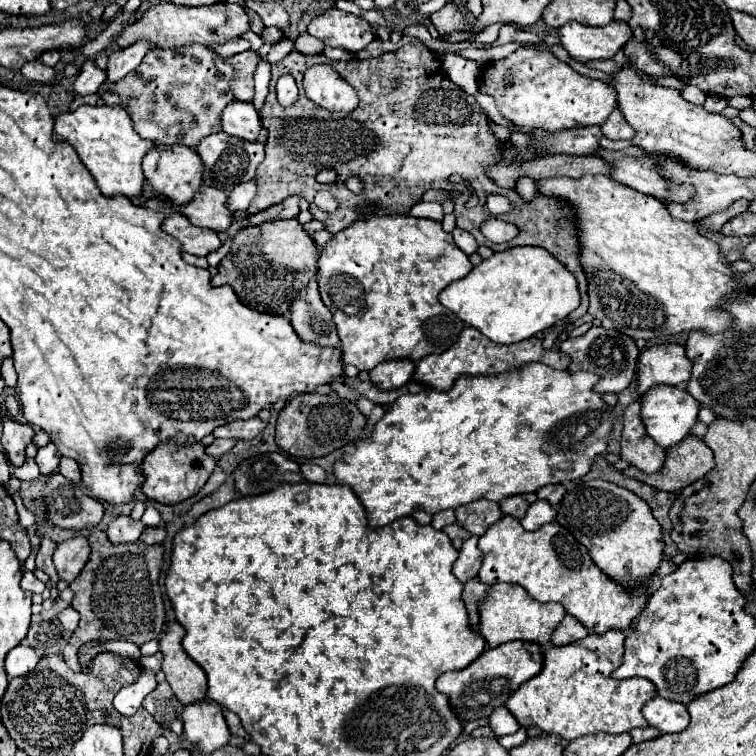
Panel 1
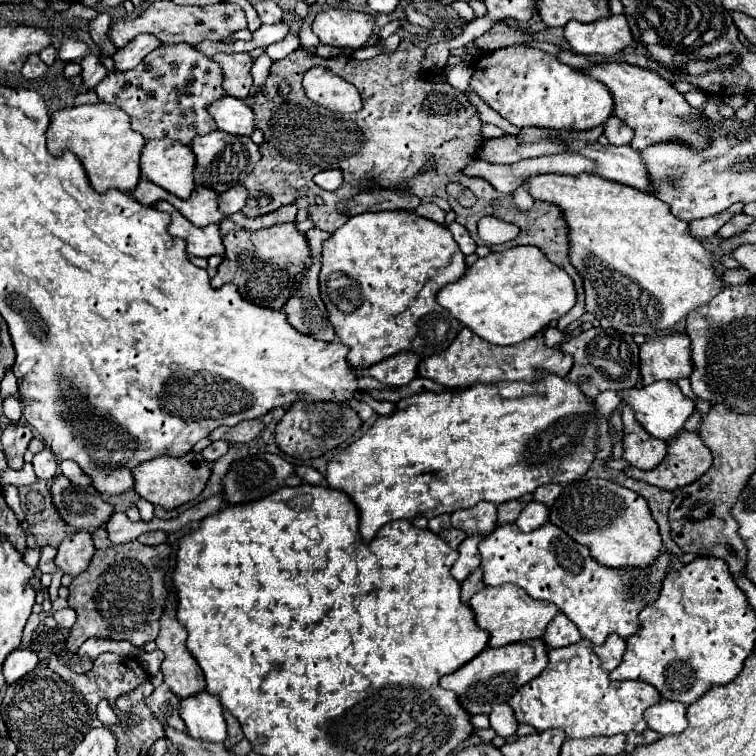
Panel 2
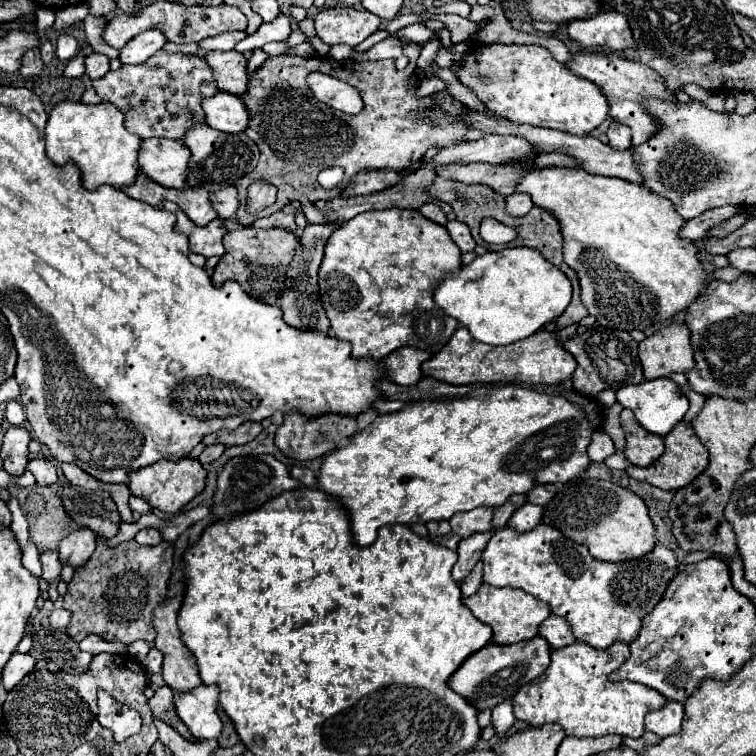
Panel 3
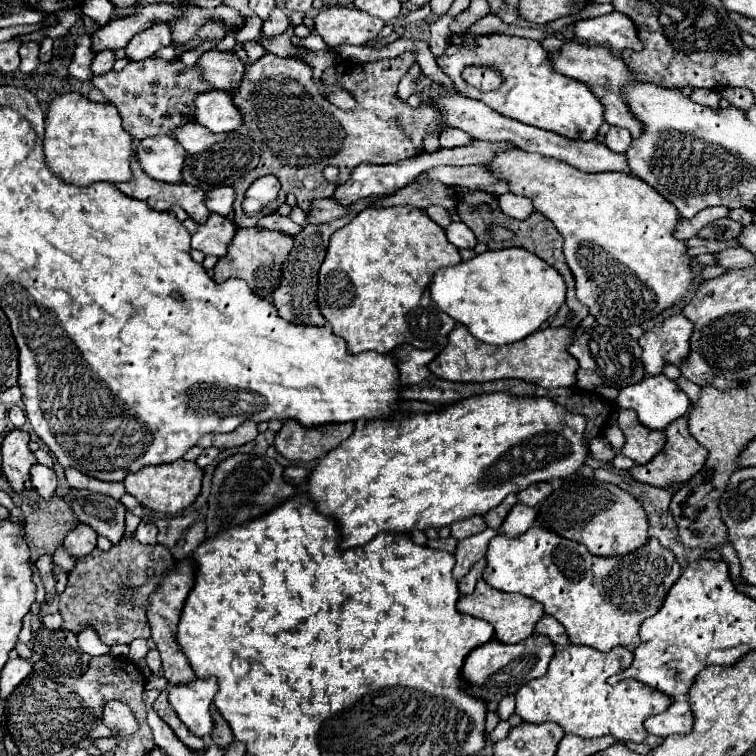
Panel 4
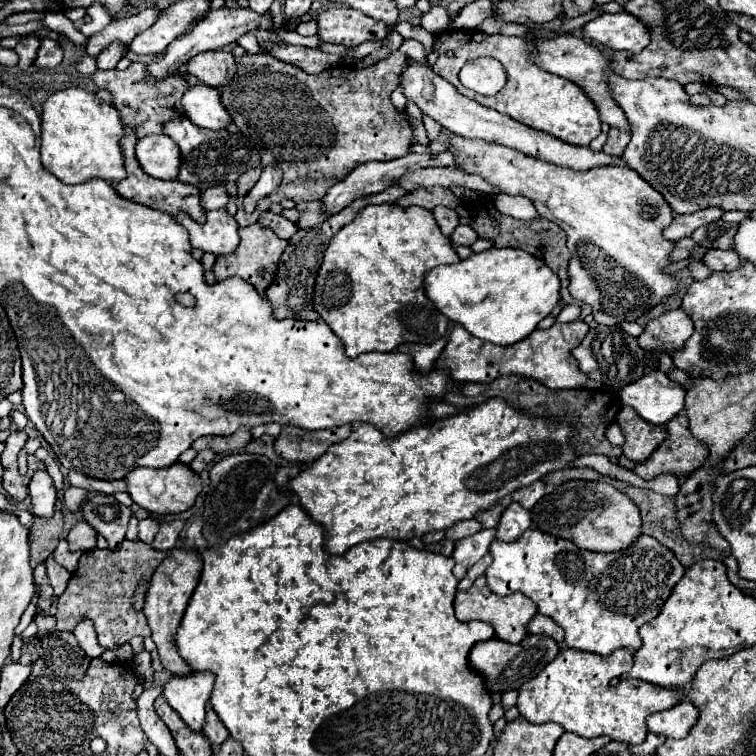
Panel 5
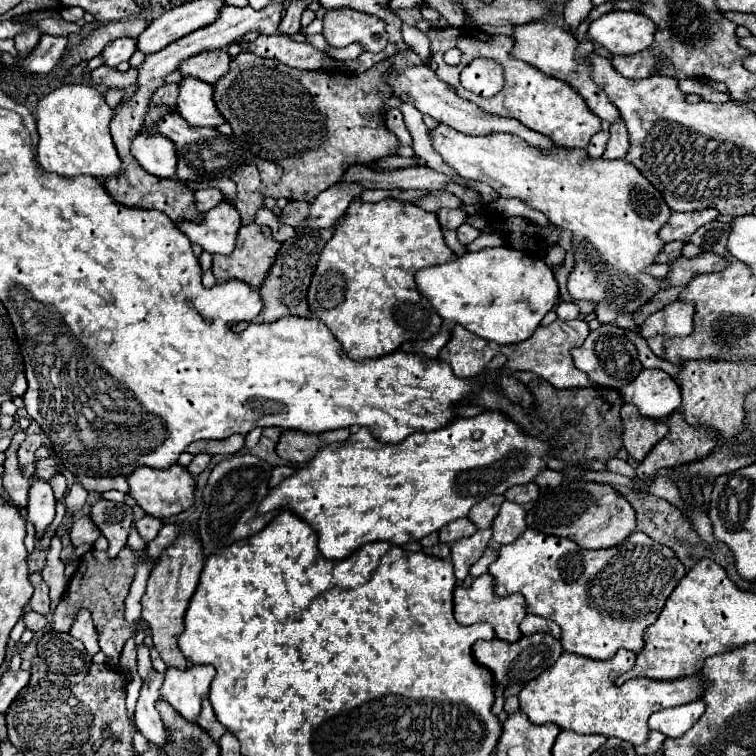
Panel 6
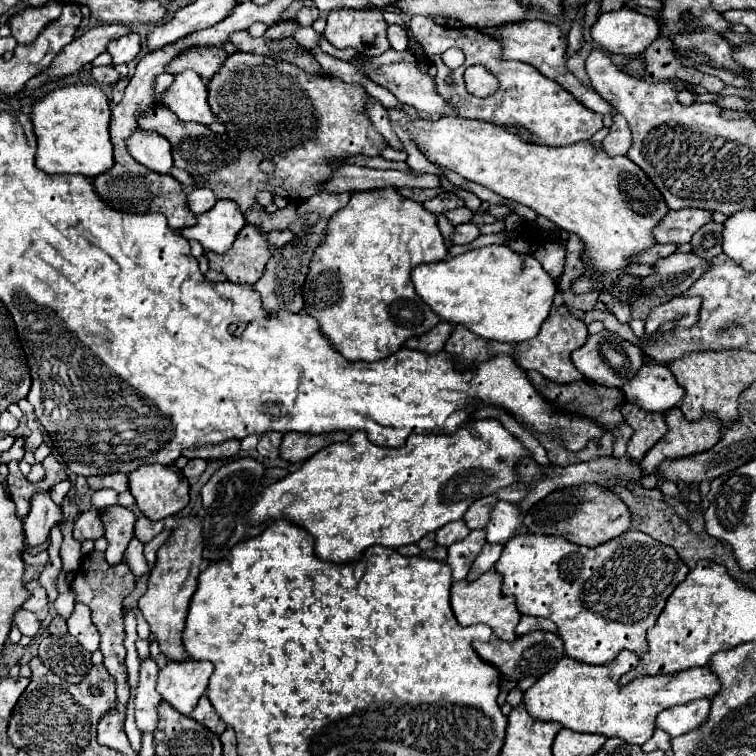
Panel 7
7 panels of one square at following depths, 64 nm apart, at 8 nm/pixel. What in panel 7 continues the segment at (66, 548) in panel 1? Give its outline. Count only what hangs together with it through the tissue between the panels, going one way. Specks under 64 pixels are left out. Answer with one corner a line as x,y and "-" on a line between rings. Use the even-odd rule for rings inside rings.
100,510
82,512
74,522
74,538
78,542
84,542
84,540
98,540
100,536
104,536
104,524
102,524

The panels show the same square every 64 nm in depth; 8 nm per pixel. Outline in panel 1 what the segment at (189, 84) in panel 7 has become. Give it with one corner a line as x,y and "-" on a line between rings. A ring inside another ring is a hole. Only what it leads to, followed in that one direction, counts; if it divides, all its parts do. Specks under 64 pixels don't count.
232,100
220,114
222,130
228,132
230,136
238,136
242,140
256,140
258,132
262,130
260,116
250,102
240,102

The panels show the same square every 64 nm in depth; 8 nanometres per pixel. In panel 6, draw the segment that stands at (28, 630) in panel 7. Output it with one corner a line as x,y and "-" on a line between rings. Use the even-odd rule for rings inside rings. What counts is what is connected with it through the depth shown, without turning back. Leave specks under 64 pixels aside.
32,610
24,612
24,614
22,614
22,618
24,618
24,626
26,626
28,630
32,630
32,632
38,632
38,630
42,630
42,628
46,628
46,626
48,626
46,616
40,616
40,614
32,612

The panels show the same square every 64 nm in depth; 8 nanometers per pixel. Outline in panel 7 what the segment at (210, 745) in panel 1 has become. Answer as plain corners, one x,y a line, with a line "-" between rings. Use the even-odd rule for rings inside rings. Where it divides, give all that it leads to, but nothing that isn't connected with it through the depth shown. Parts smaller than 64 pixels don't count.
170,660
164,668
158,670
156,690
172,708
188,716
192,708
198,704
198,698
206,692
212,670
214,670
212,662

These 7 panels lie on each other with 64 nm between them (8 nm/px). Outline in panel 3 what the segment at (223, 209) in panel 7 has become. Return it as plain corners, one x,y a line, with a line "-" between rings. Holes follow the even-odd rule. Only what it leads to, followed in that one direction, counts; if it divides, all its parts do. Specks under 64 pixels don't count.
174,202
164,204
166,210
174,212
178,222
176,222
176,230
184,232
190,238
190,250
196,254
202,254
206,258
210,256
222,256
224,254
224,246
222,246
222,238
228,232
224,226
222,218
214,218
208,226
196,226

